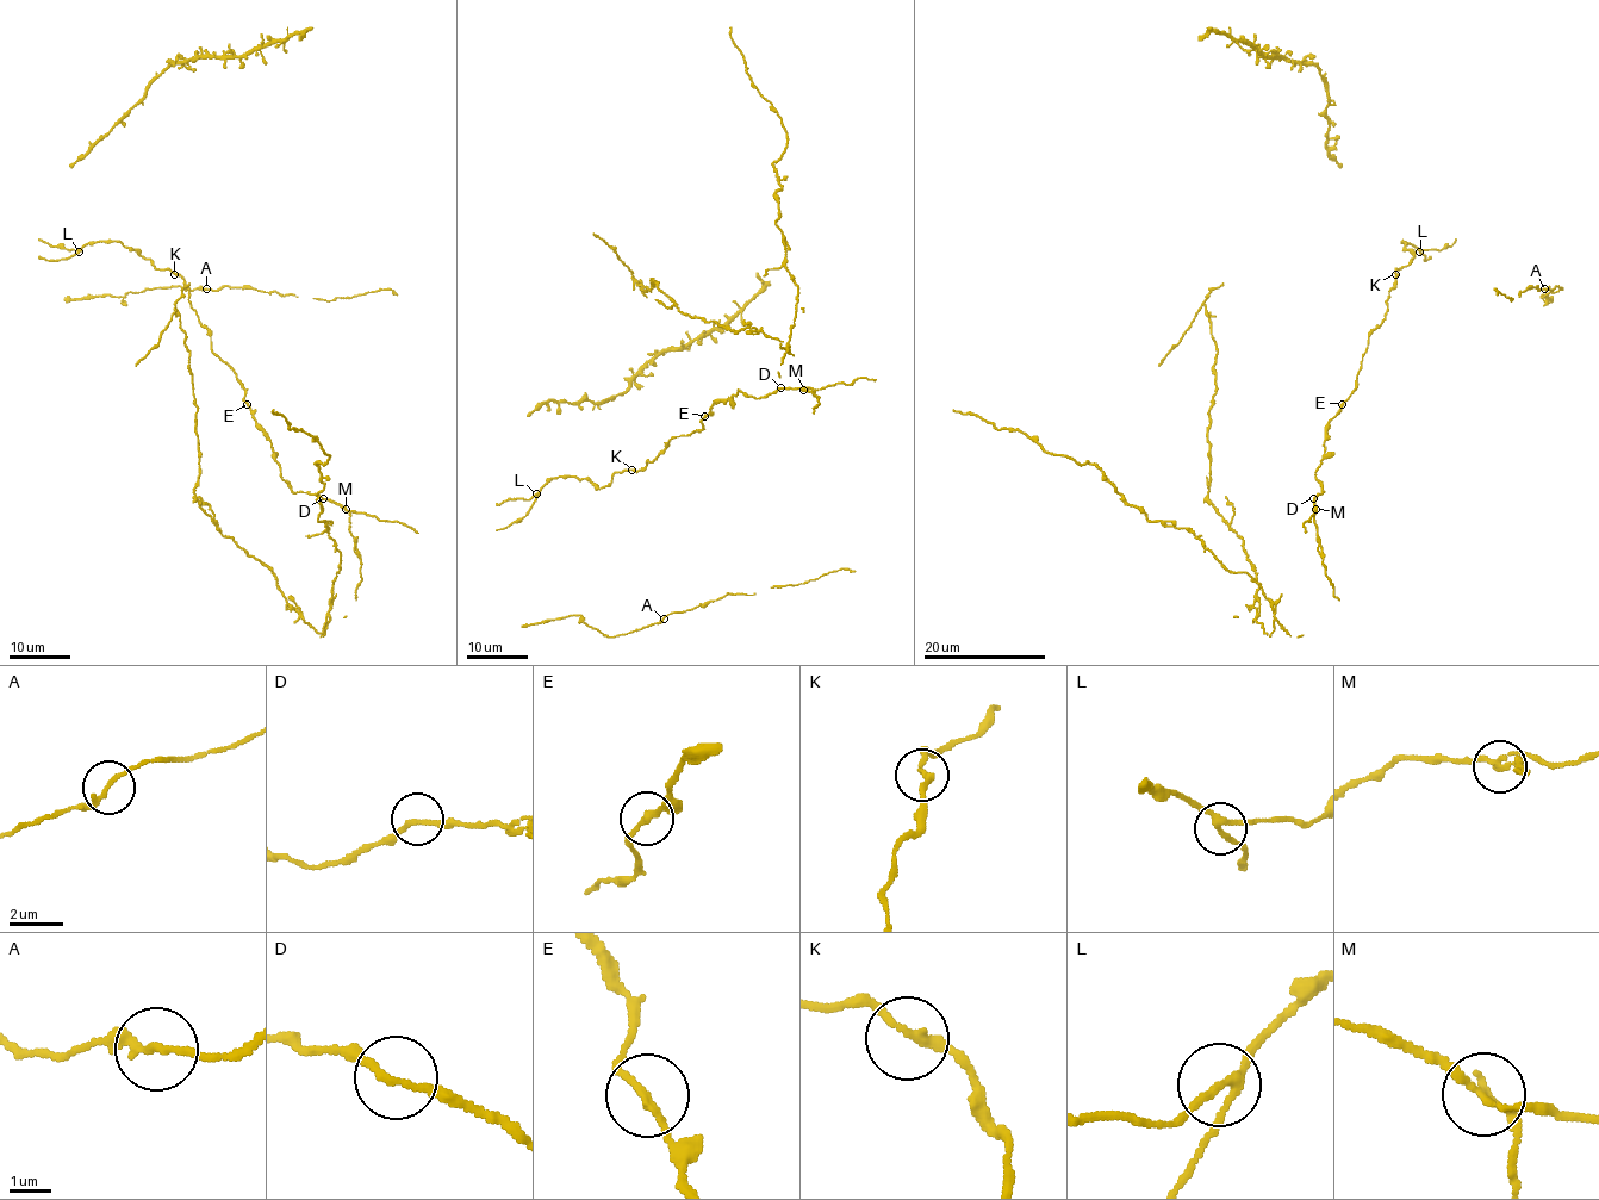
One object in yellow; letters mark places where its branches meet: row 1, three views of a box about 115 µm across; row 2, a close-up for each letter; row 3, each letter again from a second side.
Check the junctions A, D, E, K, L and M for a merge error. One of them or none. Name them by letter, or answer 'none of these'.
M

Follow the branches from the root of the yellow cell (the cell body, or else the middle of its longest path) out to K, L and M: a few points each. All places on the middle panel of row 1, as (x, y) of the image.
K: (714, 403), (701, 430), (674, 436), (653, 460), (647, 460), (642, 470), (632, 470)
L: (714, 403), (701, 430), (674, 436), (642, 470), (616, 471), (602, 487), (584, 479), (554, 477), (536, 493)
M: (714, 403), (729, 399), (739, 390), (757, 398), (766, 398), (779, 389), (802, 390)

